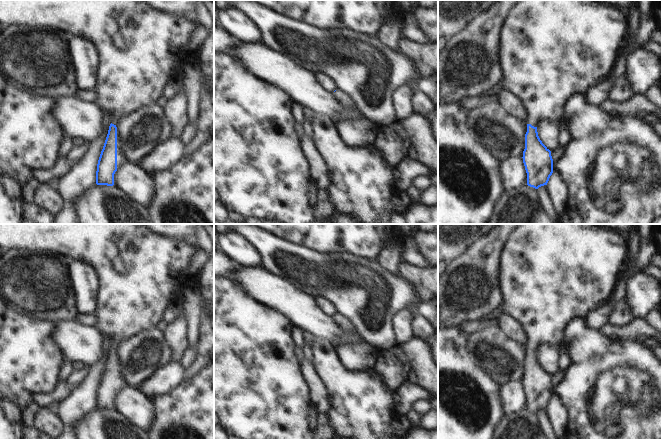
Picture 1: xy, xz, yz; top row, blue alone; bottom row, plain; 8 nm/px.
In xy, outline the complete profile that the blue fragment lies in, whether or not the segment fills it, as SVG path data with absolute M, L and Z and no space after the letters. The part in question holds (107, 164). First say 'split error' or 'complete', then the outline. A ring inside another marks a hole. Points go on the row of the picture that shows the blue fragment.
split error; M0 0L0 27L6 29L9 26L21 25L28 29L49 29L58 33L63 33L64 35L72 35L75 37L82 37L91 41L97 48L97 54L99 56L99 66L97 68L97 84L94 88L96 93L95 104L102 110L106 111L111 119L111 124L109 126L108 134L101 151L96 171L96 184L97 185L114 185L114 174L119 167L124 163L127 163L125 157L121 152L121 141L117 137L117 123L125 115L136 111L142 107L149 107L156 104L160 98L162 89L169 79L172 68L173 68L173 50L177 51L187 51L188 38L198 25L198 23L193 23L185 17L178 17L172 14L167 14L164 12L159 12L153 10L150 6L145 4L142 0Z

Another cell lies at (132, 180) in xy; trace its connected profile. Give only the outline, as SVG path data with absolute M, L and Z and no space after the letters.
M124 163L119 167L114 174L114 186L142 207L147 207L153 198L151 177L140 165Z

